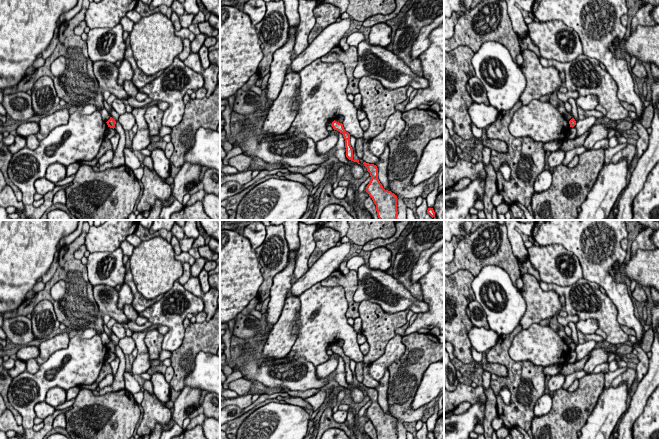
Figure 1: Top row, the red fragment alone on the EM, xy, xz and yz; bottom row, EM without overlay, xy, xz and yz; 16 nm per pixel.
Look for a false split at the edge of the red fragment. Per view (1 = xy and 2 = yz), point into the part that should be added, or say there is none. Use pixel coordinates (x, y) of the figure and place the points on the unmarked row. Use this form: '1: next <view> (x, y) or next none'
1: next none
2: next none

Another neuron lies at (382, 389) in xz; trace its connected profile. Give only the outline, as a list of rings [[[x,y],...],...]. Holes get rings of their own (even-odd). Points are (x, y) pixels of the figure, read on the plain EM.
[[[386,370],[384,376],[380,379],[379,385],[374,389],[378,392],[378,403],[385,414],[390,415],[388,403],[389,371]]]

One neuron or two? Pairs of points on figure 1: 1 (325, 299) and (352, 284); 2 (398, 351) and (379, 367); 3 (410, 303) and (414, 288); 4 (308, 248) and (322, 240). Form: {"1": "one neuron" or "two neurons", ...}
{"1": "two neurons", "2": "one neuron", "3": "two neurons", "4": "two neurons"}

